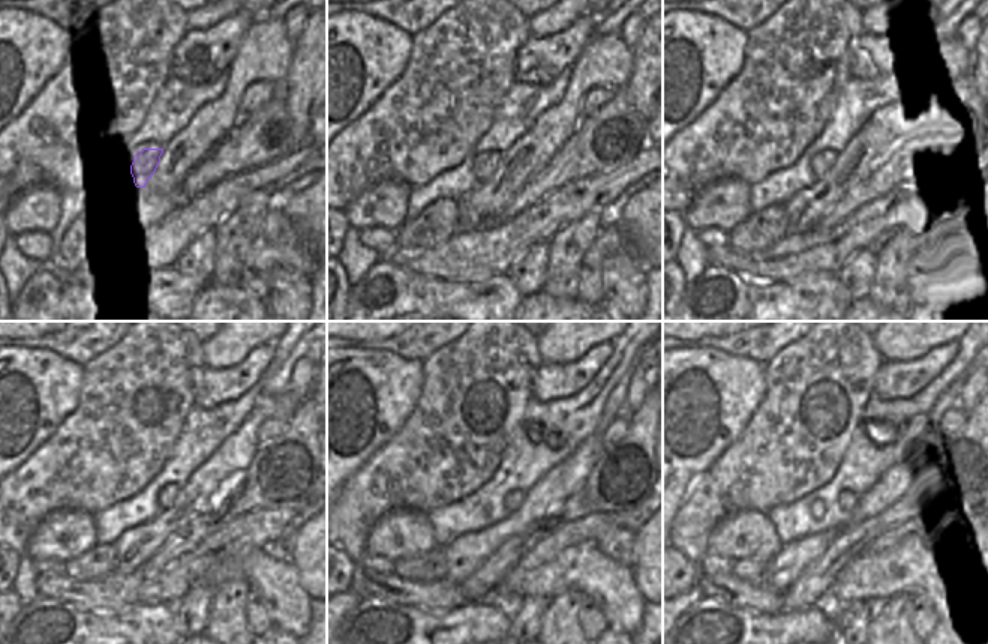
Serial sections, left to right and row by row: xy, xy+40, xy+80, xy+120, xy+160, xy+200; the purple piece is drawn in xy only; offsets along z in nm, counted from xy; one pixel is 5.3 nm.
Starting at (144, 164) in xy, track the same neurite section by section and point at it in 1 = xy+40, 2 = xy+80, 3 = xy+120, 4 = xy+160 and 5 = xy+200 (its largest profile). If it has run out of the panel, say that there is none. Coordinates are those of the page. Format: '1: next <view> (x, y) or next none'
1: next xy+40 (485, 164)
2: next xy+80 (822, 162)
3: next xy+120 (167, 494)
4: next xy+160 (513, 500)
5: next xy+200 (847, 500)

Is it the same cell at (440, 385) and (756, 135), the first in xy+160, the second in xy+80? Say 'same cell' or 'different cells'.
same cell

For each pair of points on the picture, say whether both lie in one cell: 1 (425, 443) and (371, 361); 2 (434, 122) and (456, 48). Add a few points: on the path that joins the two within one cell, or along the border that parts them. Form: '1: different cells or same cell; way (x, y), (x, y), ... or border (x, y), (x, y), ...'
1: different cells; border (422, 385), (422, 392), (413, 413), (386, 445)
2: same cell; way (443, 104), (456, 77), (456, 66)

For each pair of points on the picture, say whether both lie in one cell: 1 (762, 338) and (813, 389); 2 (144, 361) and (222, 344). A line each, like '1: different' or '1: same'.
1: different
2: different

